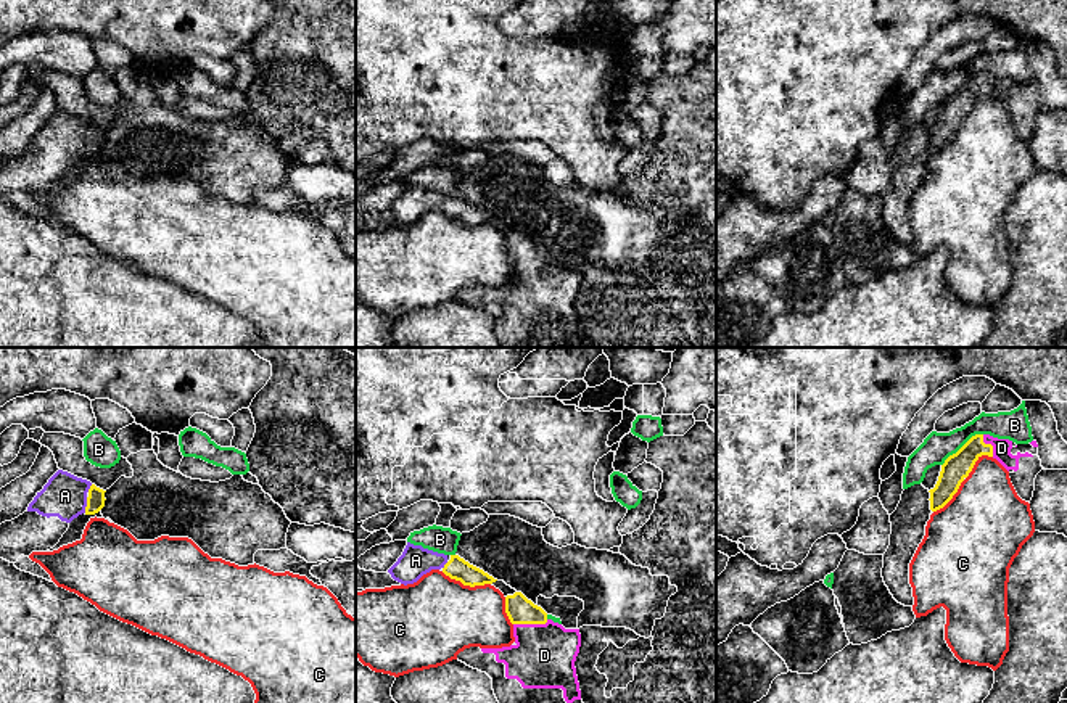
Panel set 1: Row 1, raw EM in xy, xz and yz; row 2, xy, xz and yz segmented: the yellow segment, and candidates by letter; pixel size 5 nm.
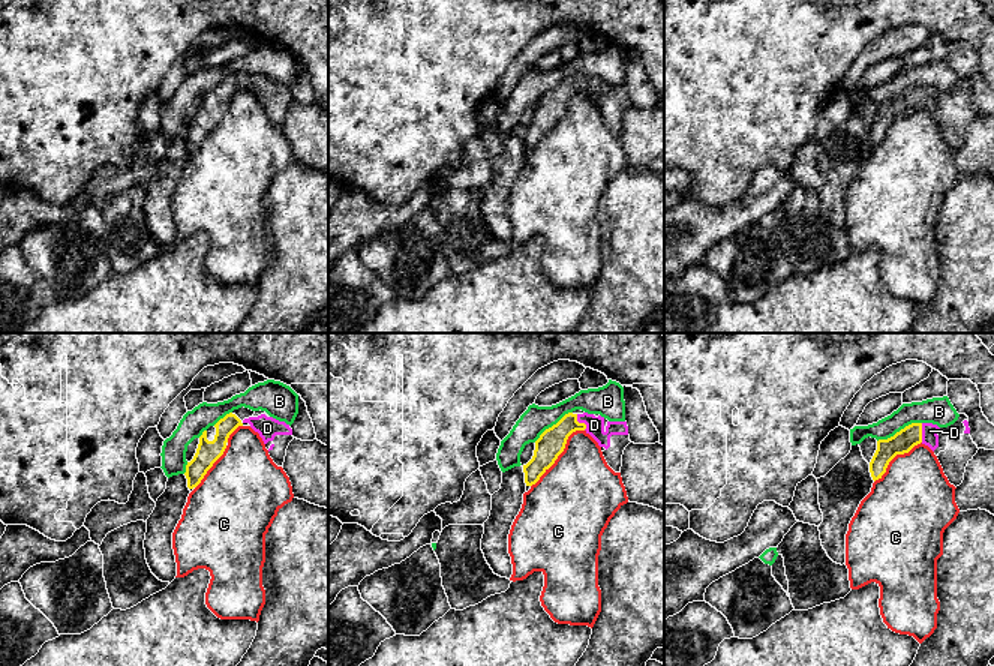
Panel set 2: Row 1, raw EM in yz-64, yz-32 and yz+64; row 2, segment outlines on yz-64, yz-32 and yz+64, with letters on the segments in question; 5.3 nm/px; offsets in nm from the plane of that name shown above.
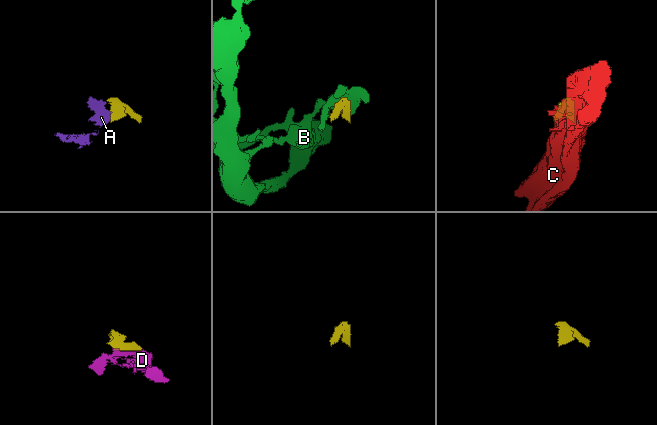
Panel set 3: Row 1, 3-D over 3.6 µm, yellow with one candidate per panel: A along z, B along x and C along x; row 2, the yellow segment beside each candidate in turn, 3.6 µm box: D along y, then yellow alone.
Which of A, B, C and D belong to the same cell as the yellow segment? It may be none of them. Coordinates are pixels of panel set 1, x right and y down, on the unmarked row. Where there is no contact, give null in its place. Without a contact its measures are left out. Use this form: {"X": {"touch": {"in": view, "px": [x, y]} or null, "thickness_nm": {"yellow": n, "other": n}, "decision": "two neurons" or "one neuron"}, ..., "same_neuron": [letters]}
{"A": {"touch": {"in": "xy", "px": [87, 145]}, "thickness_nm": {"yellow": 90, "other": 220}, "decision": "one neuron"}, "B": {"touch": {"in": "yz", "px": [963, 86]}, "thickness_nm": {"yellow": 140, "other": 150}, "decision": "two neurons"}, "C": {"touch": {"in": "yz", "px": [963, 119]}, "thickness_nm": {"yellow": 140, "other": 420}, "decision": "two neurons"}, "D": {"touch": {"in": "xz", "px": [530, 263]}, "thickness_nm": {"yellow": 140, "other": 300}, "decision": "one neuron"}, "same_neuron": ["A", "D"]}

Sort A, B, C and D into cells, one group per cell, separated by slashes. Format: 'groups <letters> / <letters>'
groups A D / B / C

